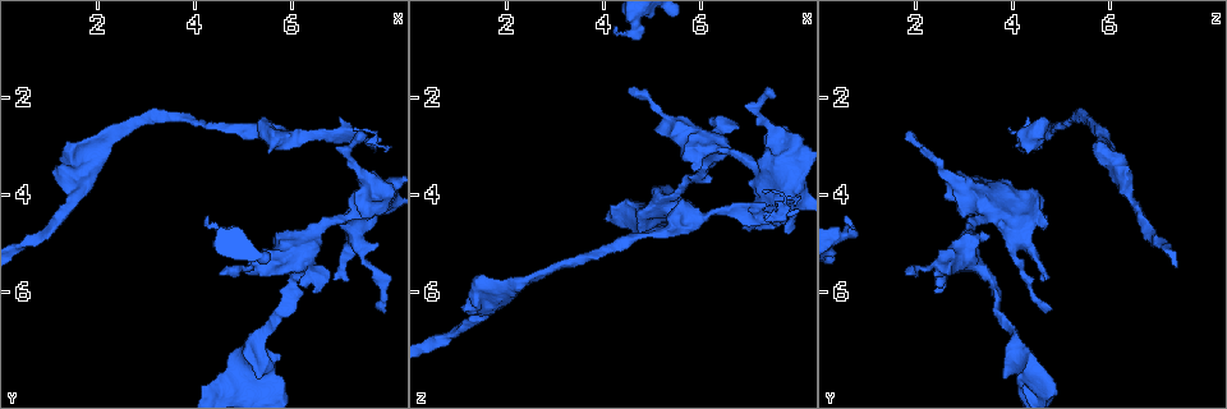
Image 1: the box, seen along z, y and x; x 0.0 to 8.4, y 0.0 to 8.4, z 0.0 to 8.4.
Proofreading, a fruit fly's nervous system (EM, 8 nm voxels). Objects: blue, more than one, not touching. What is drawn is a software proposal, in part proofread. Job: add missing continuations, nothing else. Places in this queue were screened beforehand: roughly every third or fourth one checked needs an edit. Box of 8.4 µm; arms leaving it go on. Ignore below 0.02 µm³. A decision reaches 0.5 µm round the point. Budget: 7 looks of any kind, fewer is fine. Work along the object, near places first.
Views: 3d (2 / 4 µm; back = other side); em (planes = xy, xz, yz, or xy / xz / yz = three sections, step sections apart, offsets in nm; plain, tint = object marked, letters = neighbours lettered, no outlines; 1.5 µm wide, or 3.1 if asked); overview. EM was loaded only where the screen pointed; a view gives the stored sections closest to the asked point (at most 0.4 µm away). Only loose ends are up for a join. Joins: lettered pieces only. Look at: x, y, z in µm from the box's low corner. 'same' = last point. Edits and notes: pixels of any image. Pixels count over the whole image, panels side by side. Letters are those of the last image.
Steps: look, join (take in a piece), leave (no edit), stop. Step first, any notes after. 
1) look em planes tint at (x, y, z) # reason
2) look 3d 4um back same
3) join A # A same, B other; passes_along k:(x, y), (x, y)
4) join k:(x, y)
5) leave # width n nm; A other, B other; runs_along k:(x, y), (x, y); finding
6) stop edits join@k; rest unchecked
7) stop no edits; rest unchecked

look 3d 2um at (4.25, 4.40, 0.65) # branch stops here

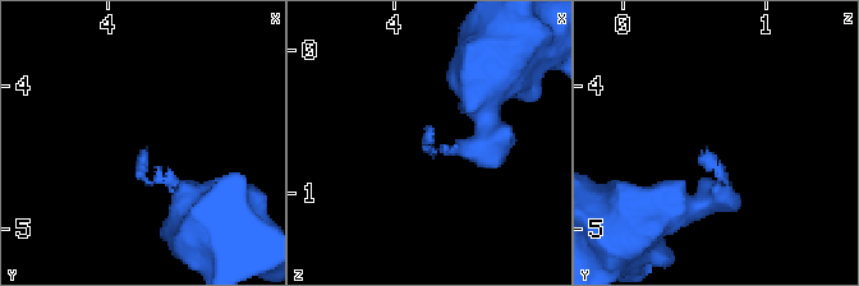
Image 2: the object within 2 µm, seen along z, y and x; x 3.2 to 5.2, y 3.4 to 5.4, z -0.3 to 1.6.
look em planes letters at (4.26, 4.42, 0.60)

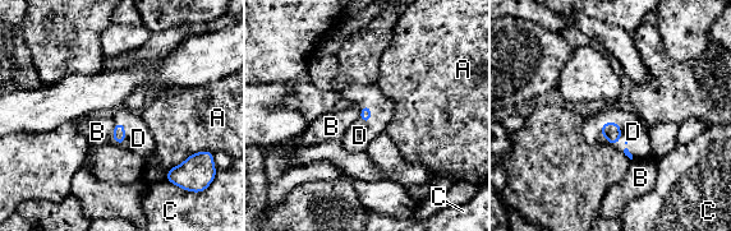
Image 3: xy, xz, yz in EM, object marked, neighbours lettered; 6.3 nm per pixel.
join D # A other, B other, C other, D same; passes_along 3:(119, 129), (124, 133), (138, 138); the neuron continues

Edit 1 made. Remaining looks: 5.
look overview # see it whole again

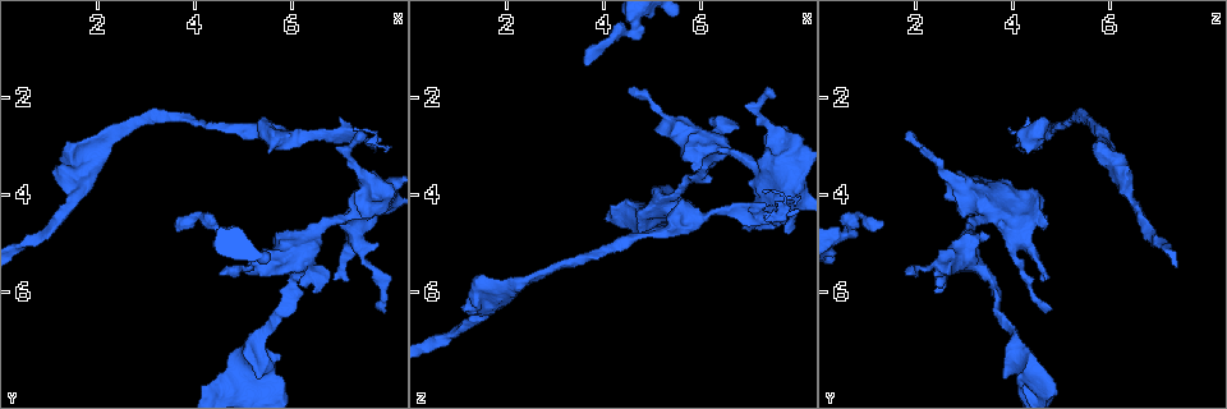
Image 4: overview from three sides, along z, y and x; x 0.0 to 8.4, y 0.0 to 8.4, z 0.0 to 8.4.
look em xy step 8 plain at (7.70, 6.35, 4.80) # tapers out

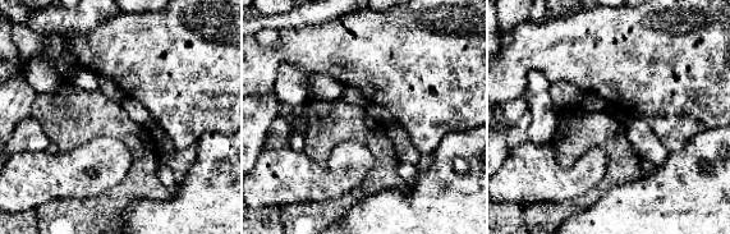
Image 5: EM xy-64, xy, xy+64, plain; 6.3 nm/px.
look em xy step 8 tint same # with the object marked

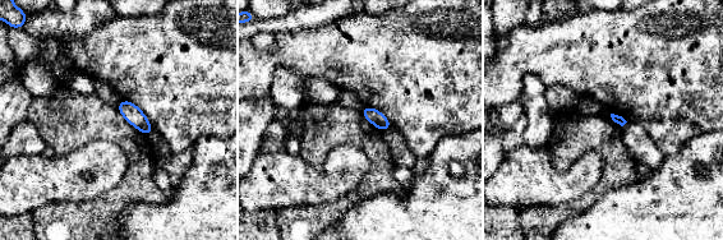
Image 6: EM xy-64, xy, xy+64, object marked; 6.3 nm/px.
look em xy step 8 letters same # see the neighbours

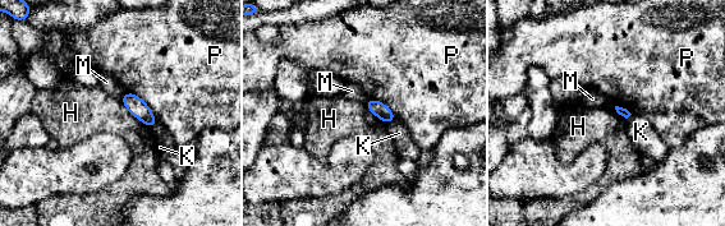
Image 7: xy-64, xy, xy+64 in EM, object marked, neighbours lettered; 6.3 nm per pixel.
leave # H other, K other, M other, P other; border 7:(120, 98), (134, 116), (152, 128); none of them fits

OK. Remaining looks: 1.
stop edits join@3; rest unchecked

